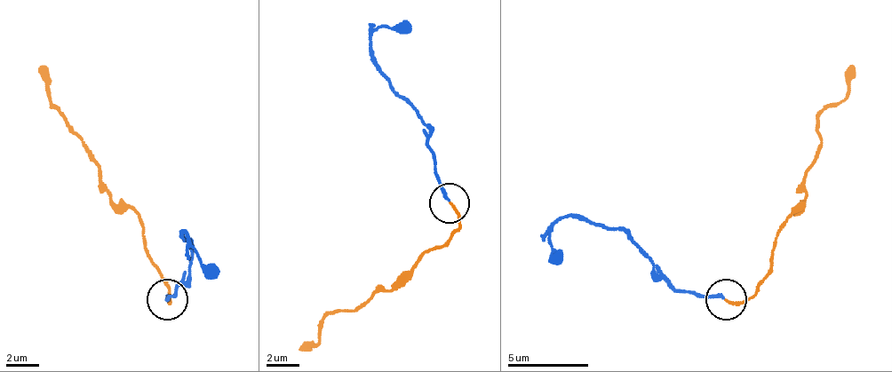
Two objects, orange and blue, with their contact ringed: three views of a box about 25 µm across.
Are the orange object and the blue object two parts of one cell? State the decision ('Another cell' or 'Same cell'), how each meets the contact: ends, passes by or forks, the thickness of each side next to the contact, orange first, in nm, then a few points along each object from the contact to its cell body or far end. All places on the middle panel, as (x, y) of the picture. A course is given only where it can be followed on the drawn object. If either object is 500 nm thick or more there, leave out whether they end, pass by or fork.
Another cell. At the ring orange ends. At the ring blue ends. Thickness 160 nm (orange) against 190 nm. Course of orange: (450, 201), (460, 225), (446, 243), (427, 249), (419, 263), (388, 290), (322, 320), (317, 343), (300, 348). Course of blue: (450, 201), (416, 108), (375, 62), (374, 31), (411, 26)

